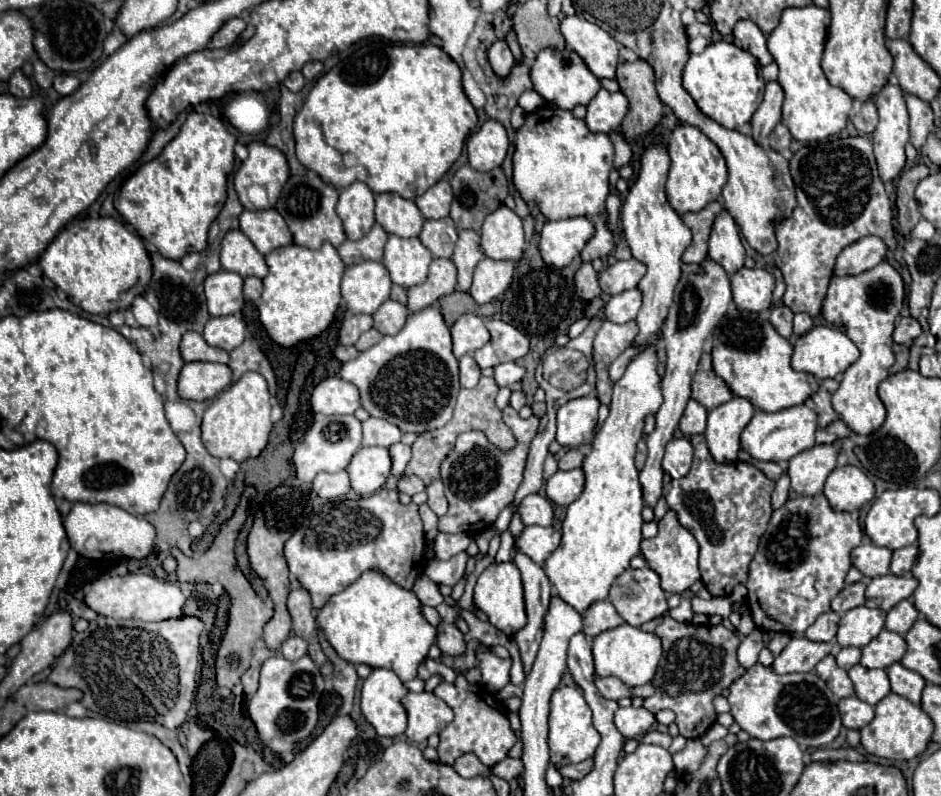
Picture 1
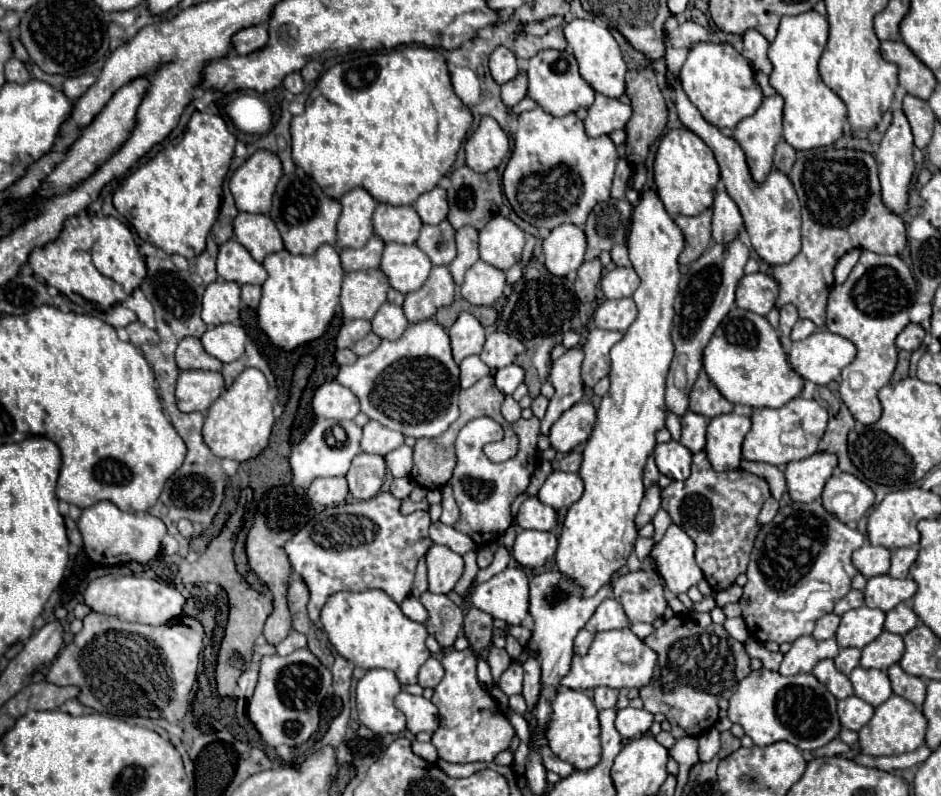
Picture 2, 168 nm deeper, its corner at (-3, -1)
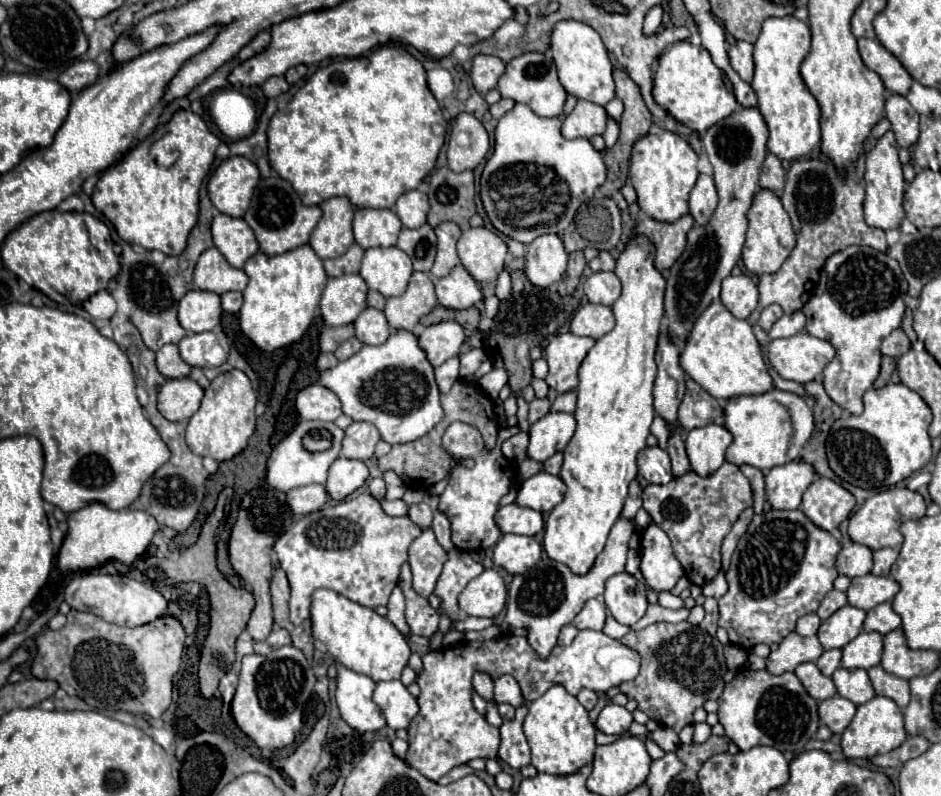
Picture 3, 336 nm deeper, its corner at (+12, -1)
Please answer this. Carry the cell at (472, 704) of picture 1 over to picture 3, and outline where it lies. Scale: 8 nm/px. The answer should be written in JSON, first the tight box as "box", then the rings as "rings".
{"box":[404,630,640,780],"rings":[[[580,630],[578,636],[574,638],[574,642],[570,646],[554,646],[548,658],[540,658],[532,646],[528,644],[528,640],[524,636],[514,636],[514,634],[502,634],[494,640],[488,642],[458,642],[454,646],[444,646],[440,650],[428,652],[426,656],[422,656],[422,672],[416,676],[416,682],[420,686],[420,698],[418,698],[418,706],[420,712],[418,716],[412,720],[412,724],[408,726],[408,752],[404,756],[404,762],[408,762],[408,766],[416,768],[420,774],[424,774],[430,780],[440,780],[448,770],[452,770],[454,766],[466,764],[474,758],[496,758],[498,746],[500,746],[500,730],[490,726],[486,722],[484,716],[480,716],[474,708],[472,701],[472,676],[476,672],[484,672],[488,674],[492,680],[500,678],[502,674],[510,674],[518,680],[524,698],[528,698],[528,702],[540,698],[548,688],[552,688],[554,684],[564,686],[570,694],[578,694],[580,688],[588,688],[594,692],[606,692],[612,686],[620,686],[622,682],[634,680],[638,676],[640,670],[640,654],[628,646],[624,646],[618,640],[608,638],[604,632],[596,632],[596,630]]]}

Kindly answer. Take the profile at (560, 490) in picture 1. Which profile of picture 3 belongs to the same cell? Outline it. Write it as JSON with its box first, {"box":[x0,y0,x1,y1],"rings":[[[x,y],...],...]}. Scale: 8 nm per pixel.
{"box":[516,472,566,514],"rings":[[[538,472],[522,482],[516,496],[516,504],[544,514],[562,502],[564,492],[566,492],[566,484],[560,480],[560,476]]]}

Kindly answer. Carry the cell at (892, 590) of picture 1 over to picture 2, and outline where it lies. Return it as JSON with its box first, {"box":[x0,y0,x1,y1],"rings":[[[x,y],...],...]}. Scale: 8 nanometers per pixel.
{"box":[865,574,917,612],"rings":[[[889,574],[875,576],[867,580],[865,588],[865,604],[869,608],[879,608],[883,612],[889,612],[901,602],[907,602],[917,592],[917,582],[911,578],[891,578]]]}

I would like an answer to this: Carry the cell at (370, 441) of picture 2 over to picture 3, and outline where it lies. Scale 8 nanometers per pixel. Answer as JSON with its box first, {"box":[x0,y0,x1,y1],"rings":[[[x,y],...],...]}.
{"box":[342,422,380,460],"rings":[[[352,422],[342,440],[342,456],[368,460],[380,442],[380,432],[370,422]]]}

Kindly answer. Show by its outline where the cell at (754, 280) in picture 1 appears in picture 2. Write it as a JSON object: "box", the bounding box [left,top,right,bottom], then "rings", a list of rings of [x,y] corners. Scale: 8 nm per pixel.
{"box":[735,272,779,316],"rings":[[[763,272],[743,276],[739,280],[737,292],[735,292],[739,308],[745,308],[745,310],[761,314],[761,316],[765,316],[773,308],[777,294],[779,294],[777,282]]]}

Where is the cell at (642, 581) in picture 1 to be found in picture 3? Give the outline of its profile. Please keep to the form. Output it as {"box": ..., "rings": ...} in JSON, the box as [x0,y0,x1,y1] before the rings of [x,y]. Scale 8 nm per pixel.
{"box":[604,572,648,626],"rings":[[[628,572],[614,574],[606,582],[604,602],[606,602],[606,608],[610,610],[610,614],[620,624],[632,626],[646,612],[646,606],[648,606],[646,586]]]}

